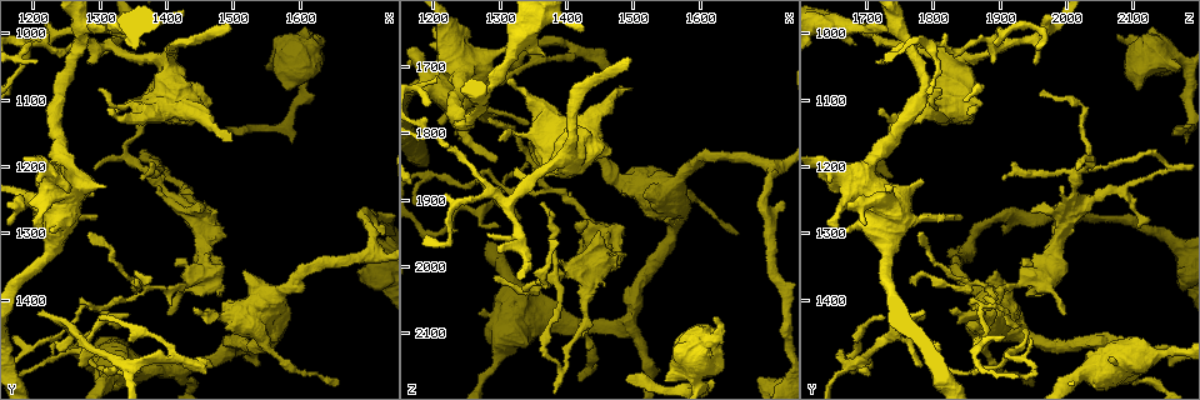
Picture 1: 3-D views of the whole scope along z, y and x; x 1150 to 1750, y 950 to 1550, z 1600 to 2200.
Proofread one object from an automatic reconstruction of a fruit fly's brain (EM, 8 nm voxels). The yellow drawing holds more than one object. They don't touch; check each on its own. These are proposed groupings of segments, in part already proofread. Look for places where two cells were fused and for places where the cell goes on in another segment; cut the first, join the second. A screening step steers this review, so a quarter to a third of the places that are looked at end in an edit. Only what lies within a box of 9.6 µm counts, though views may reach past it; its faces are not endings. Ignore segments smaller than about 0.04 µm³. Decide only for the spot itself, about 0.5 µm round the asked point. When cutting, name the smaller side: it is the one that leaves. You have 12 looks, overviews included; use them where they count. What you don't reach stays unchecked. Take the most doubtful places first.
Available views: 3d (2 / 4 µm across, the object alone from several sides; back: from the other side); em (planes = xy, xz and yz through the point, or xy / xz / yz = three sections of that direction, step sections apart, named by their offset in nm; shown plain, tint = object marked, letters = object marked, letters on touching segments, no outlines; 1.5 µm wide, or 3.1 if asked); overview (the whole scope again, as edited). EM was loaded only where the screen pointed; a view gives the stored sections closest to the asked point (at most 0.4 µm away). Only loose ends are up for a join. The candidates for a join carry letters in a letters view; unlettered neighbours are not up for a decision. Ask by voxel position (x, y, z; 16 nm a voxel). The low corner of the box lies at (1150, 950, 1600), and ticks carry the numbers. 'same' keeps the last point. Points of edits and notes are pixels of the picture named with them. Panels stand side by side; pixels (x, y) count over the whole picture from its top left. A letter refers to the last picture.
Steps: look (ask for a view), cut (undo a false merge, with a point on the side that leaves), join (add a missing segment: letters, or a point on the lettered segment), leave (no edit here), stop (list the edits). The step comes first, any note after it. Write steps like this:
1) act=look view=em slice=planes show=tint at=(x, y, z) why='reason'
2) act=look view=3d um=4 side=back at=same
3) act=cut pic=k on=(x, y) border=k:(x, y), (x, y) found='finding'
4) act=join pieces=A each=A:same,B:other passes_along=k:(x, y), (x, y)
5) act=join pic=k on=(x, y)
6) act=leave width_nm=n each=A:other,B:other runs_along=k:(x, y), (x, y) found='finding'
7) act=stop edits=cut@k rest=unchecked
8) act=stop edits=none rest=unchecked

act=look view=em slice=planes show=letters at=(1280, 1500, 1780) why='thin end'

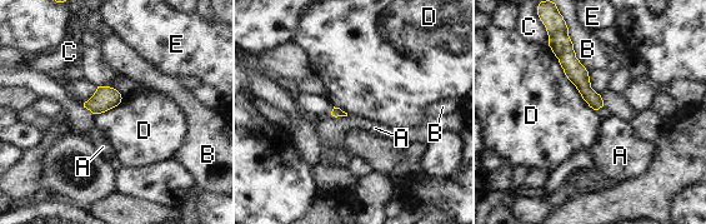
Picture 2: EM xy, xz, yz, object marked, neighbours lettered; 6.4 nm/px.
act=leave longest_contact=D:500nm each=A:other,B:other,C:other,D:other,E:other runs_along=2:(555, 48), (599, 104) found='no lettered segment goes on from it'

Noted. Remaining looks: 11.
act=look view=em slice=planes show=letters at=(1580, 1085, 2105)

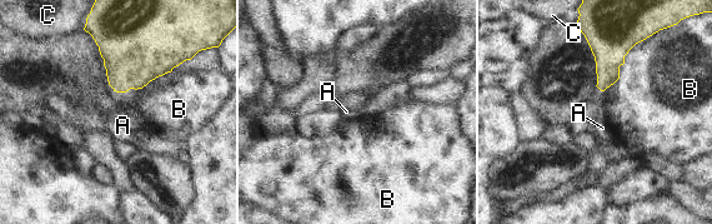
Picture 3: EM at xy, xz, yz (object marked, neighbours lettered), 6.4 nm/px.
act=leave each=A:other,B:other,C:other border=3:(658, 31), (603, 90) found='none of them fits'

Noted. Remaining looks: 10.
act=look view=3d um=4 at=(1500, 995, 1690) why='long arm stops here'

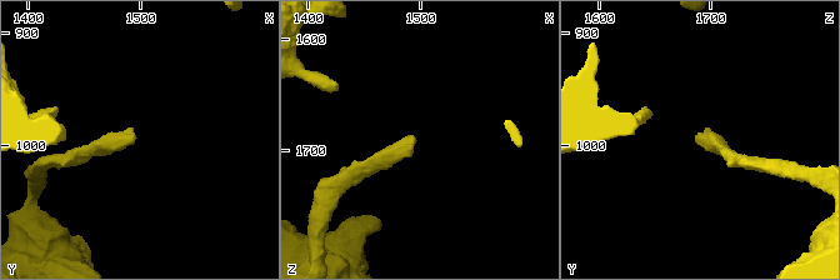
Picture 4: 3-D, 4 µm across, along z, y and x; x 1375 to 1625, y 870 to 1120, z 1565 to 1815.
act=look view=em slice=planes show=tint at=(1496, 990, 1686)

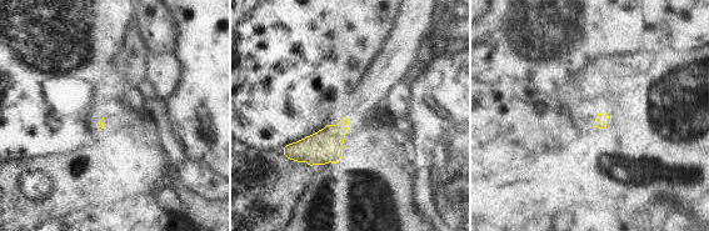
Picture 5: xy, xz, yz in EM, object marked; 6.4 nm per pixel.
act=look view=em slice=planes show=letters at=same

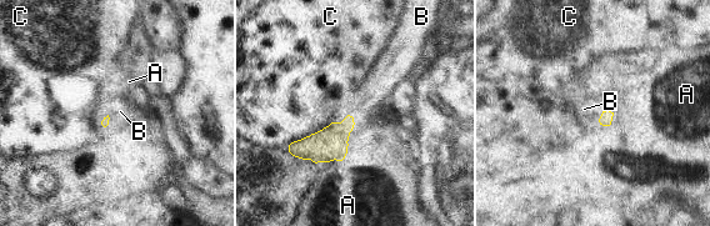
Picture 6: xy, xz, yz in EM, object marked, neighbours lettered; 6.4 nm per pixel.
act=join pieces=B each=A:other,B:same,C:other passes_along=6:(606, 116), (601, 115), (584, 109) found='it goes on there'

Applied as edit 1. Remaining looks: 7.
act=look view=overview why='redraw'

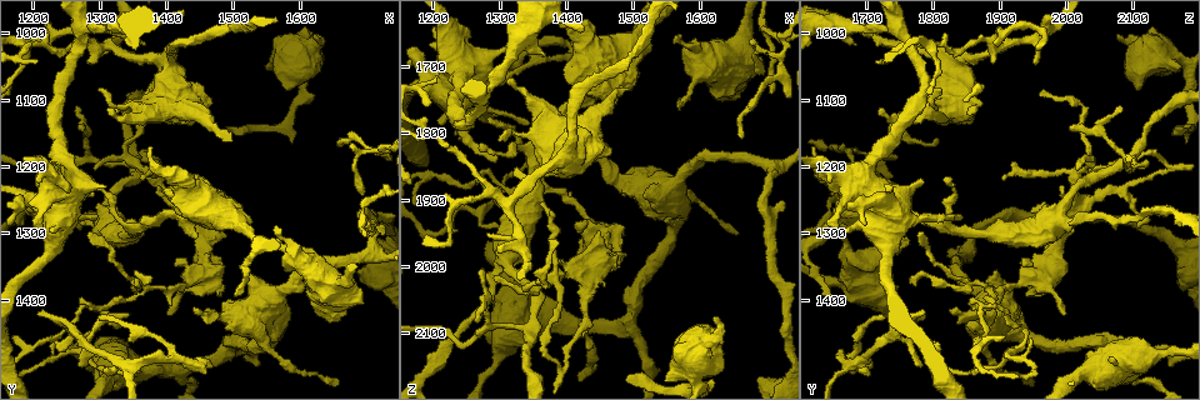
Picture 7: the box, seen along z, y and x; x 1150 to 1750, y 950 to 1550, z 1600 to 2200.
act=look view=3d um=4 side=back at=(1660, 1430, 1740) why='free end'

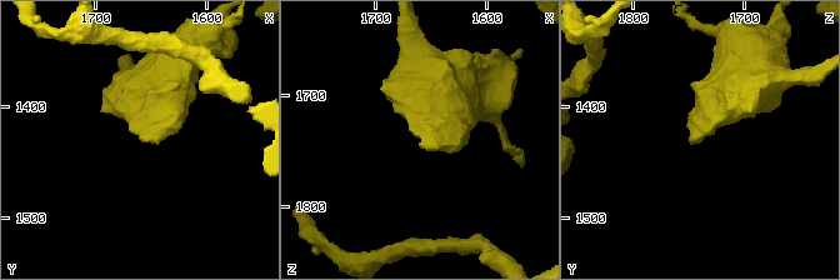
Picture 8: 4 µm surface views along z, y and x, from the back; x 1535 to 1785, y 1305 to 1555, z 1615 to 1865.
act=look view=em slice=planes show=letters at=(1662, 1428, 1744)

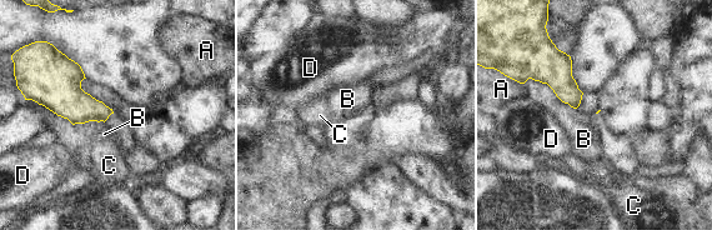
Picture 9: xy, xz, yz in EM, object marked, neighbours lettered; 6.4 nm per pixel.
act=leave each=A:other,B:other,C:other,D:other border=9:(522, 83), (545, 83), (576, 109) found='no lettered segment goes on from it'

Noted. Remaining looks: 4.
act=look view=em slice=xz step=8 show=tint at=(1380, 1385, 1890) why='branch point'

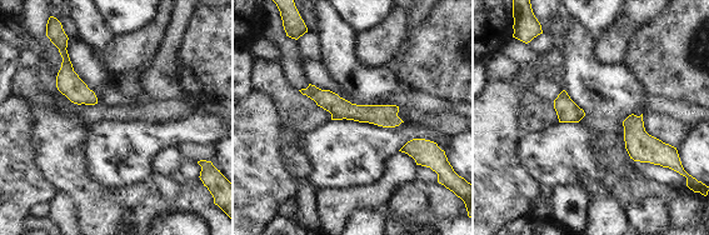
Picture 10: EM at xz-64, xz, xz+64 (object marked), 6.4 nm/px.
act=look view=em slice=planes show=letters at=same why='cut it another way'

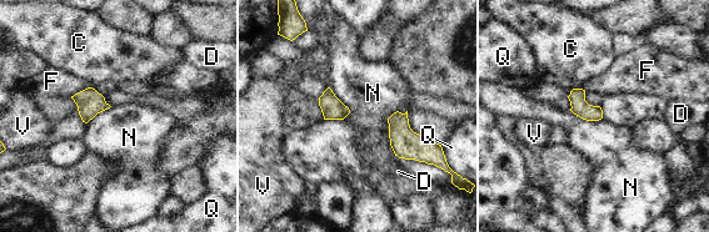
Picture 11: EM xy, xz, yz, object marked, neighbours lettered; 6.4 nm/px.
act=leave each=C:other,D:other,F:other,N:other,Q:other,V:other border=11:(407, 110), (388, 119), (388, 134) found='continuous, no second cell'

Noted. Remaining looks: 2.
act=stop edits=join@6 rest=unchecked

